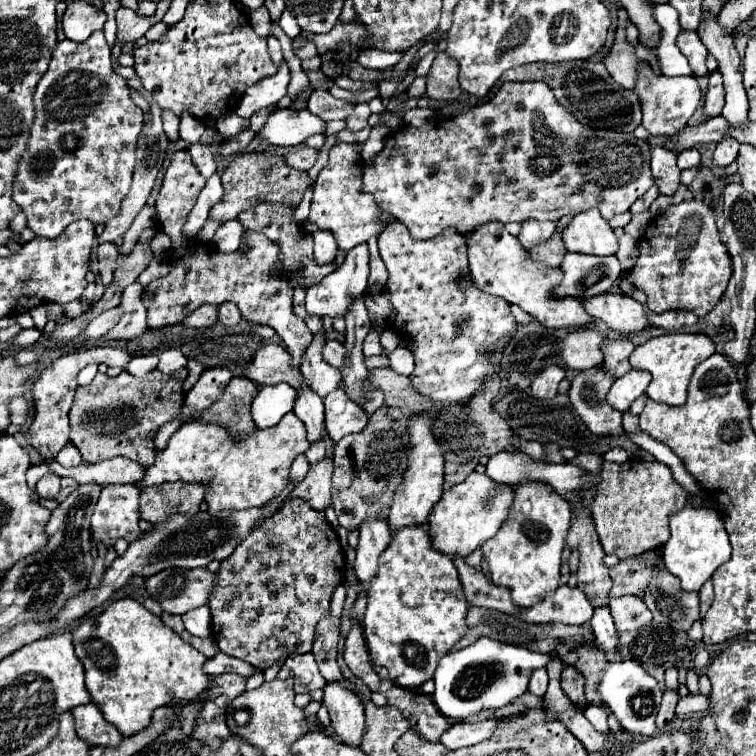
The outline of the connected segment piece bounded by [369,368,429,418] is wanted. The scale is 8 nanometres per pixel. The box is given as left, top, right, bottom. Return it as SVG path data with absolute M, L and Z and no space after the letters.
M391 368L369 370L369 380L385 394L385 404L401 408L407 418L425 410L429 404L425 398L419 398L419 392L413 388L409 376L395 374Z

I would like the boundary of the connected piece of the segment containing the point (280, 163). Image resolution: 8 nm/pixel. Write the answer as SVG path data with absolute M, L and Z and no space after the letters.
M241 152L237 154L221 174L221 182L225 188L223 198L211 208L209 216L215 220L233 220L243 210L249 210L261 202L277 202L277 204L289 204L297 206L305 192L313 186L313 178L309 172L295 170L287 166L283 156L271 156L267 152Z

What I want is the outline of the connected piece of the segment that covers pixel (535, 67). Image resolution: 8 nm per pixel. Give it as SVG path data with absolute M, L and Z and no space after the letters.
M571 60L563 64L527 64L513 70L507 70L501 76L501 82L509 80L539 80L551 86L557 102L565 106L573 116L579 118L585 126L617 130L617 132L633 132L641 124L641 108L639 98L633 90L619 86L611 74L607 72L603 62L589 62L589 60Z

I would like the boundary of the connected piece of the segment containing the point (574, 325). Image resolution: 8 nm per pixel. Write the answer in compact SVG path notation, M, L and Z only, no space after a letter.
M485 222L477 226L467 236L467 256L469 270L475 284L493 296L505 298L509 304L517 304L521 310L537 318L545 328L567 328L579 330L595 324L595 318L585 312L581 302L573 296L557 298L553 294L555 286L563 280L563 270L547 266L539 260L533 260L531 254L511 236L501 222Z

